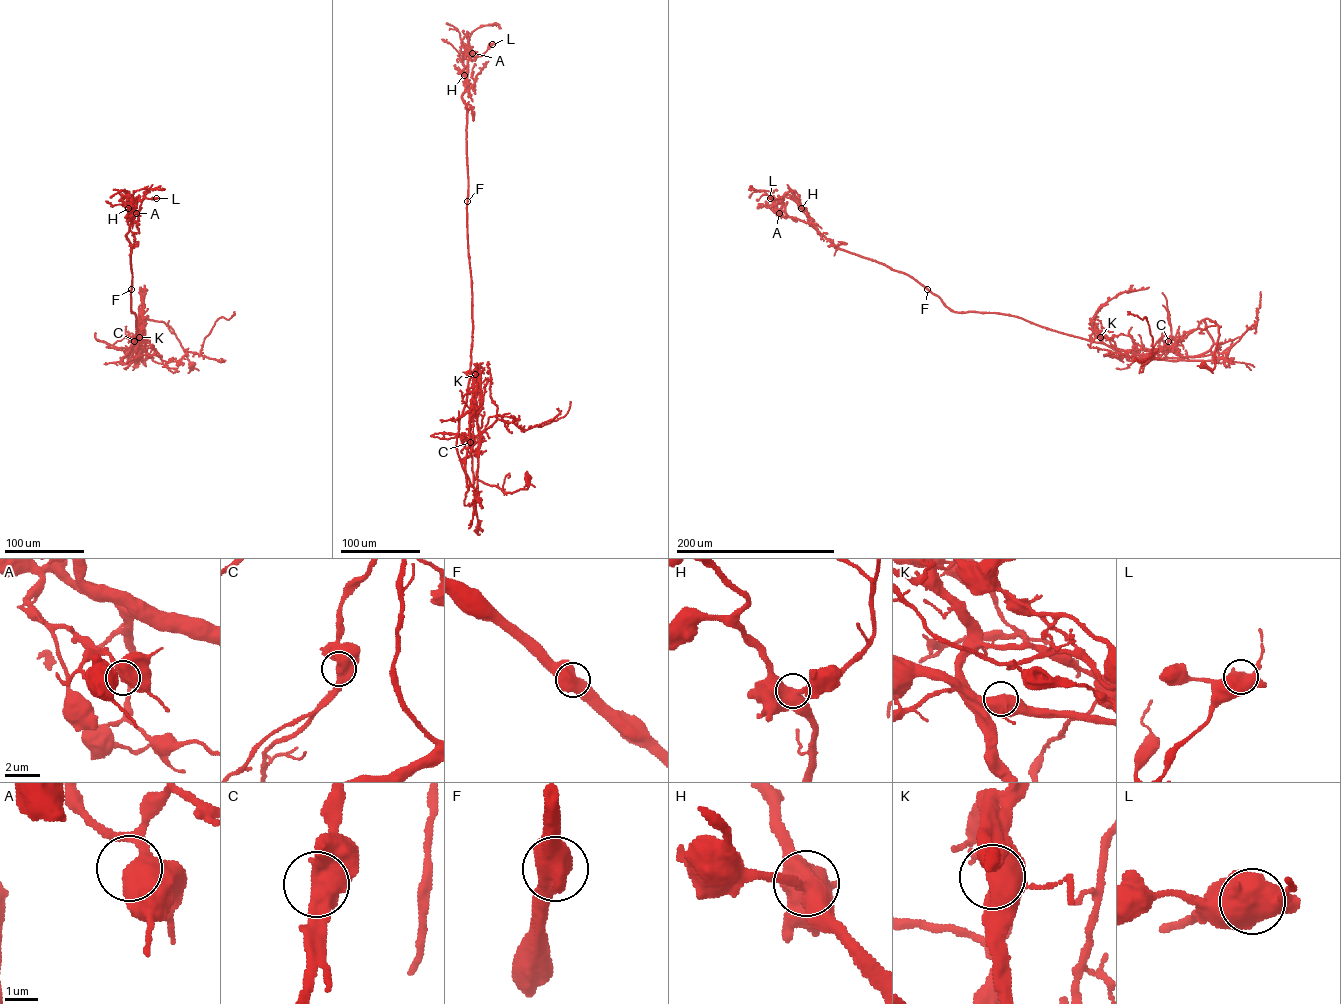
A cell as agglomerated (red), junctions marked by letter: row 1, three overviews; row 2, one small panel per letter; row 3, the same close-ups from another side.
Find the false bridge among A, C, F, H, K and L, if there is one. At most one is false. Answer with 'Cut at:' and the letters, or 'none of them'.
Cut at: C

